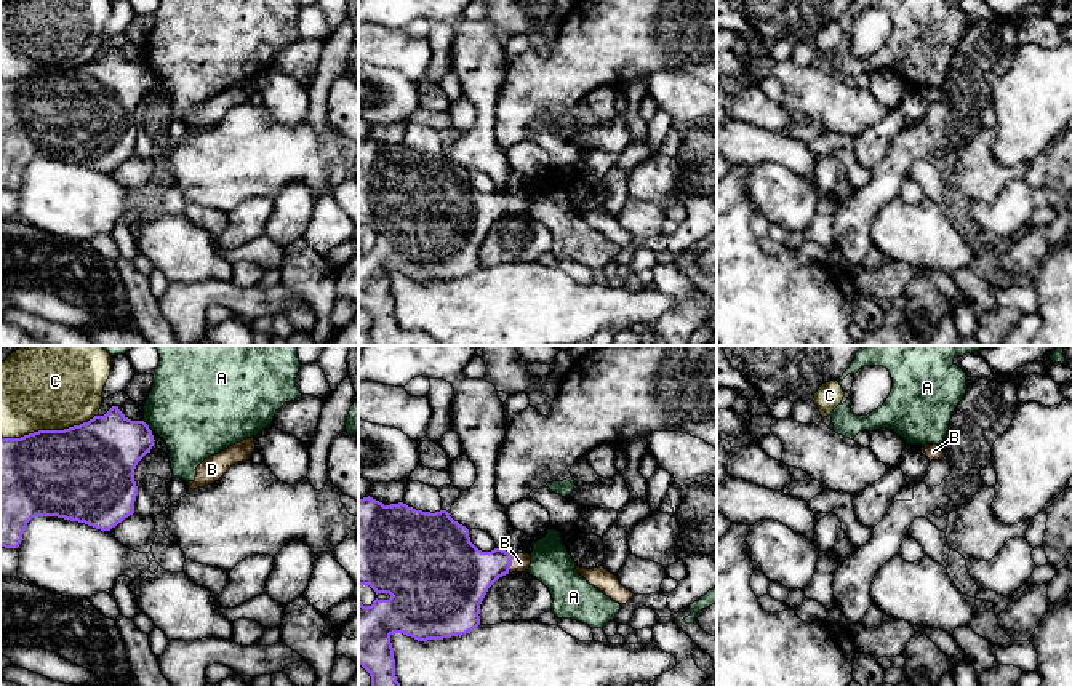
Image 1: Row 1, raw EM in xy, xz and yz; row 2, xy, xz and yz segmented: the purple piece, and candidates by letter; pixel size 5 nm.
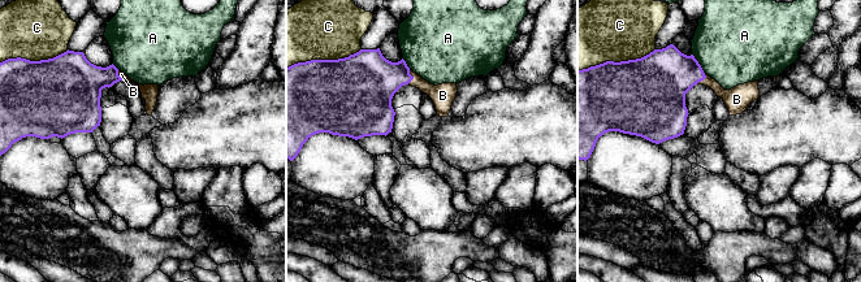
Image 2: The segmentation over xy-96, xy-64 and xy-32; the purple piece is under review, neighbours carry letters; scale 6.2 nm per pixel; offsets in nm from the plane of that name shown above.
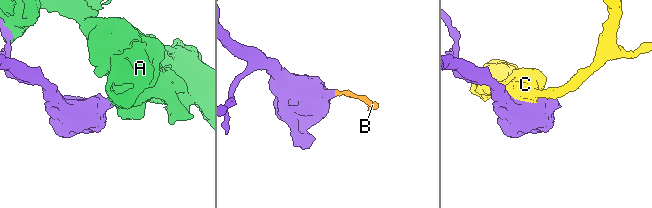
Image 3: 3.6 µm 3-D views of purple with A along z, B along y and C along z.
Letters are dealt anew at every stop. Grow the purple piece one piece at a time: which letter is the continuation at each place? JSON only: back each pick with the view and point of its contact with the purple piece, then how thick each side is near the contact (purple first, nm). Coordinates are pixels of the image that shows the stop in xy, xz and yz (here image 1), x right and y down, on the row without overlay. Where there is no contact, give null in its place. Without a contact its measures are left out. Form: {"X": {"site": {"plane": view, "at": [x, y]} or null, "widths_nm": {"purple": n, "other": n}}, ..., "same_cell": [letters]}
{"B": {"site": {"plane": "xz", "at": [511, 207]}, "widths_nm": {"purple": 300, "other": 90}}, "same_cell": ["B"]}

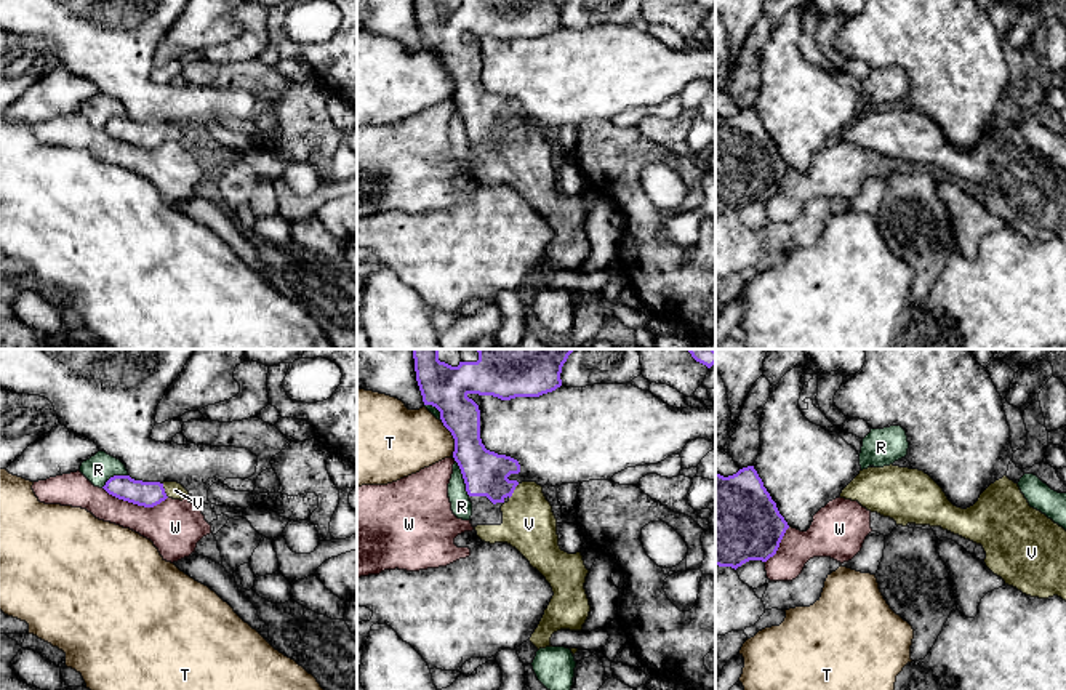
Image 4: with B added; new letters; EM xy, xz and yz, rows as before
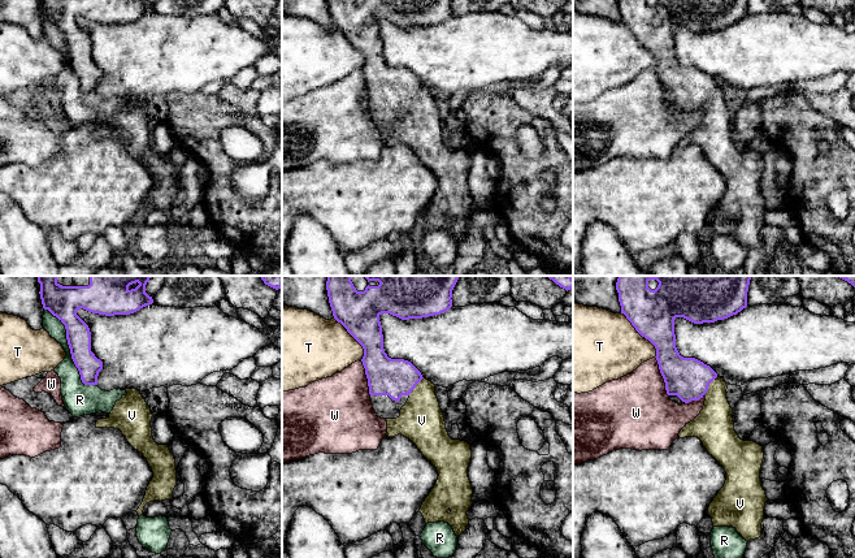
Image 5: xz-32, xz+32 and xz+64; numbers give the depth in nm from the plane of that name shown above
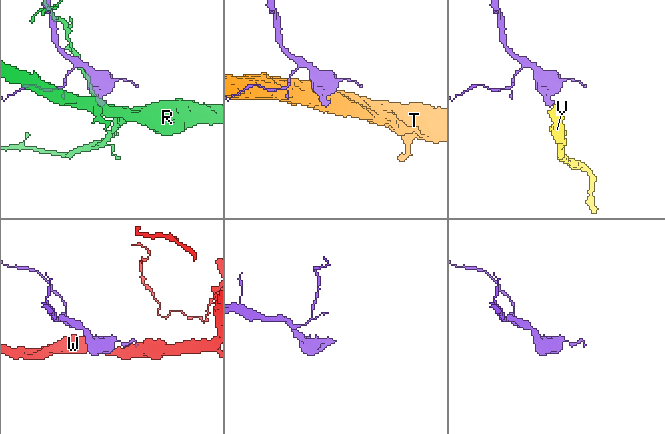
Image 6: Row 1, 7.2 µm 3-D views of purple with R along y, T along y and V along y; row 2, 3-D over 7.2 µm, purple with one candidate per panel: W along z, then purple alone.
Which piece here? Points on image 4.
{"V": {"site": {"plane": "xz", "at": [512, 133]}, "widths_nm": {"purple": 220, "other": 280}}, "same_cell": ["V"]}

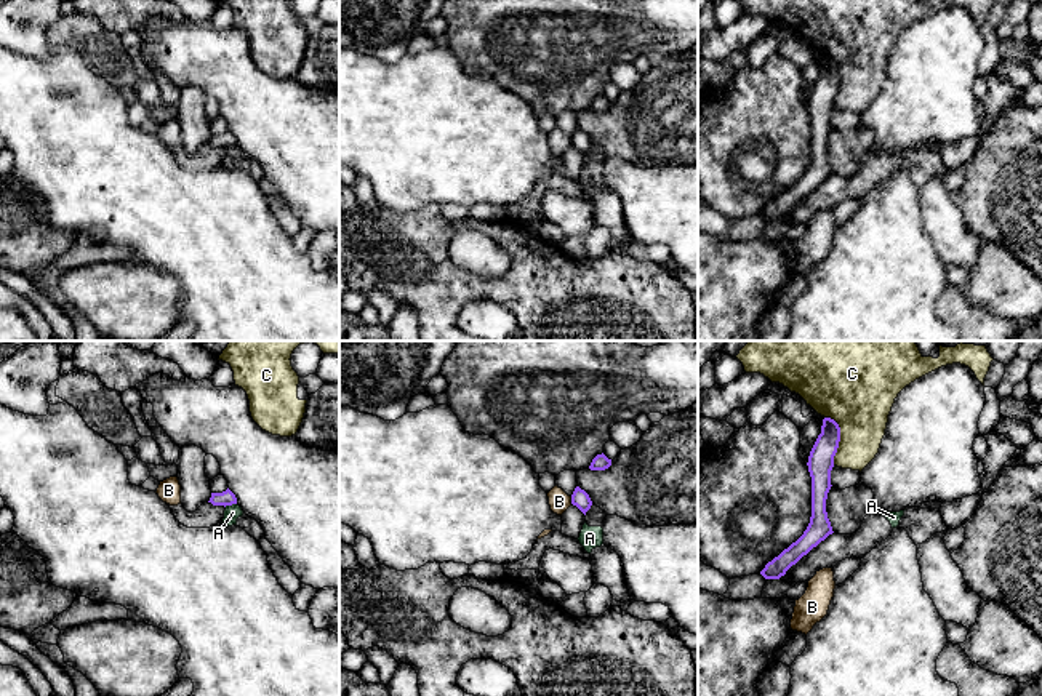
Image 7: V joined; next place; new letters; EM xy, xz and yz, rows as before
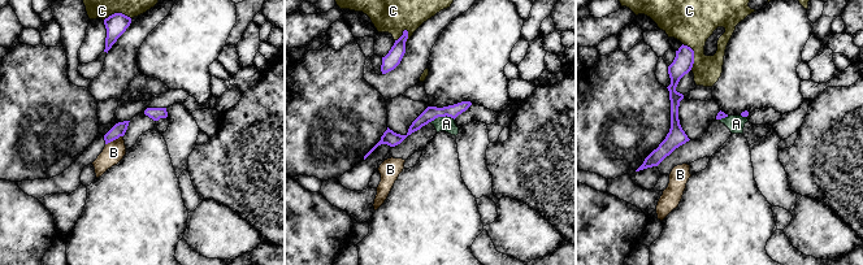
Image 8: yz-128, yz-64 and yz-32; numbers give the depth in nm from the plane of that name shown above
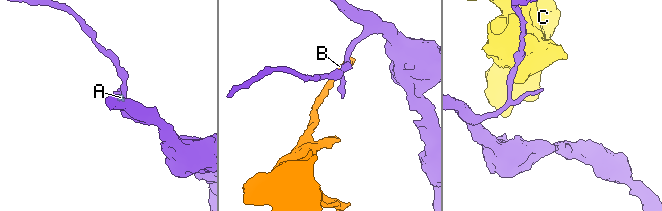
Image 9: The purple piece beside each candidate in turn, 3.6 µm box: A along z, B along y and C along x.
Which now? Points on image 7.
{"same_cell": []}

